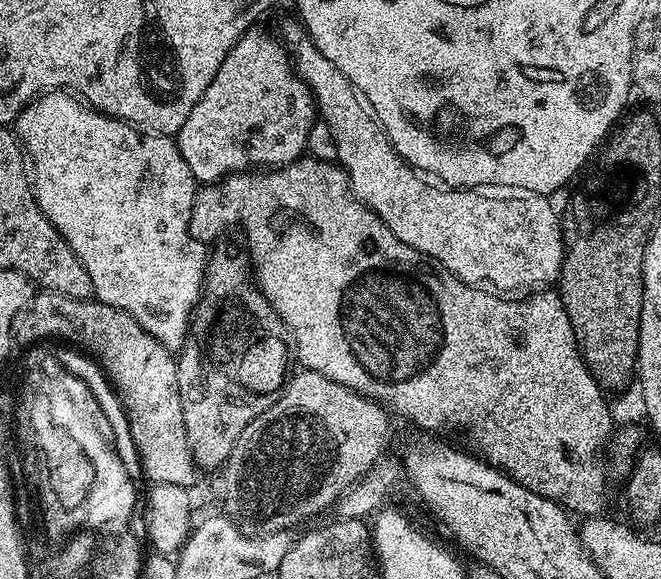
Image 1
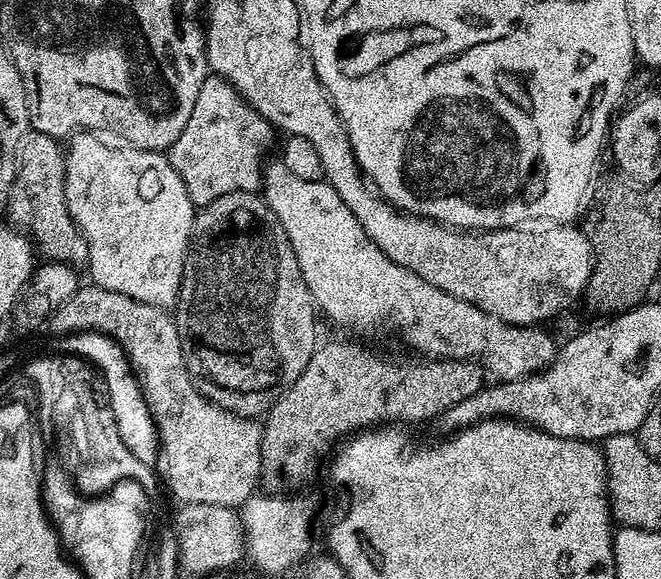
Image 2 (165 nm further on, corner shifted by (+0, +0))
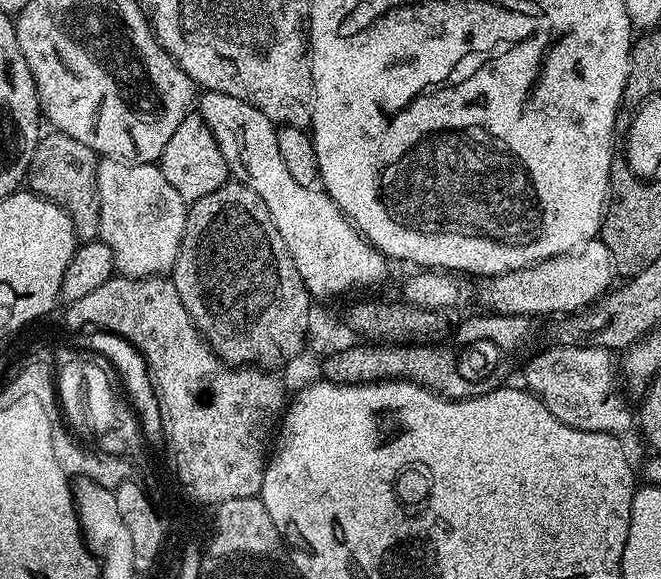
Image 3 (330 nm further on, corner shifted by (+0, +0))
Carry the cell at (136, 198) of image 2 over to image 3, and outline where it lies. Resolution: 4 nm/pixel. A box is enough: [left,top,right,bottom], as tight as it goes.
[97,159,189,275]

